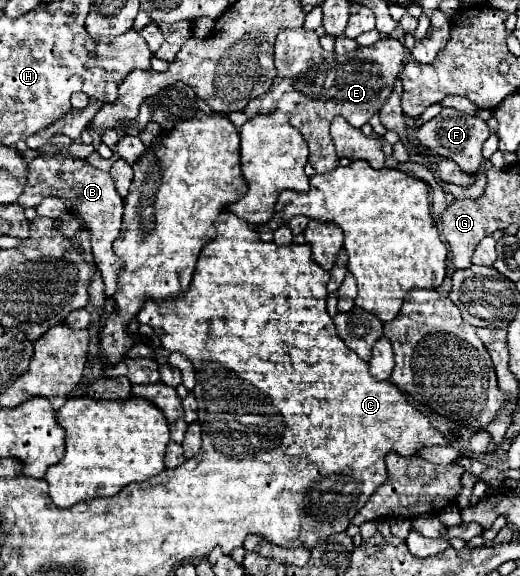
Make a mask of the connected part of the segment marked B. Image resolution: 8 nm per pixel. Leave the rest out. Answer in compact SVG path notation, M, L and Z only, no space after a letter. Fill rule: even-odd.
M44 153L28 163L28 185L18 197L18 203L24 209L36 207L44 197L50 195L62 197L68 209L84 217L84 227L92 231L92 255L104 279L104 293L106 297L112 297L112 293L116 291L116 273L120 271L120 261L116 261L112 243L120 235L122 223L122 197L116 193L114 179L110 177L110 173L98 171L88 165L84 159L76 159L72 155Z

